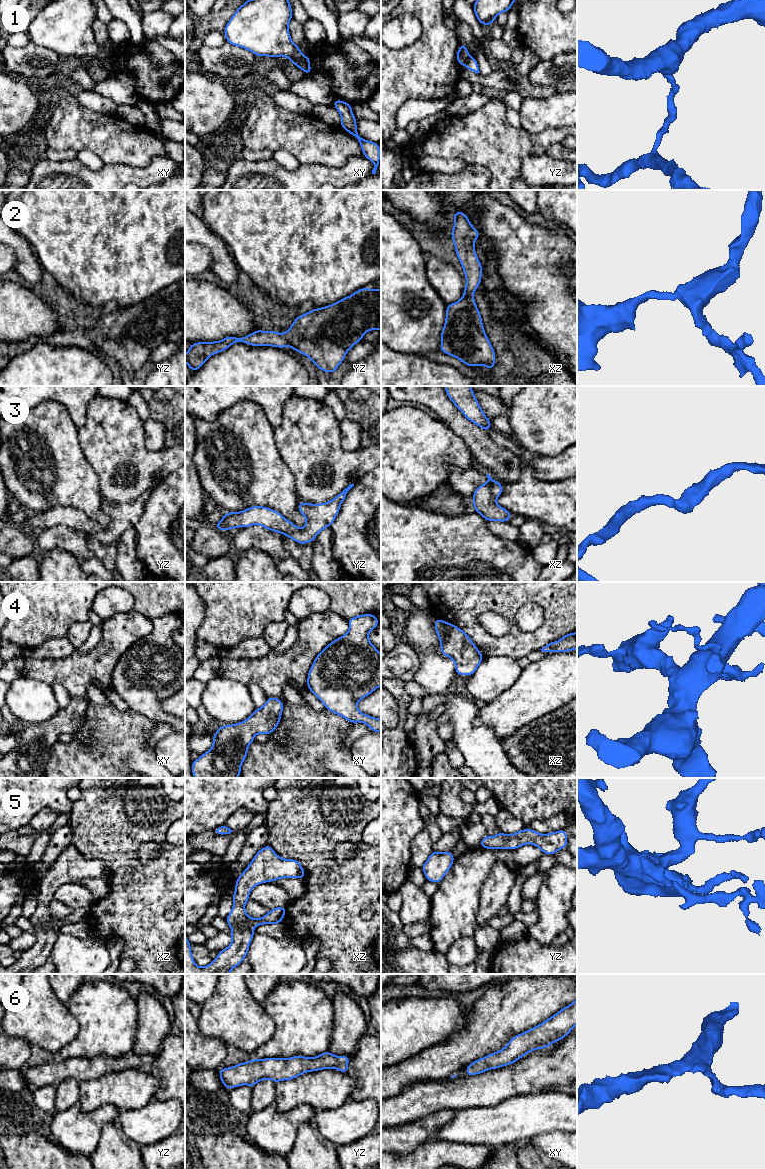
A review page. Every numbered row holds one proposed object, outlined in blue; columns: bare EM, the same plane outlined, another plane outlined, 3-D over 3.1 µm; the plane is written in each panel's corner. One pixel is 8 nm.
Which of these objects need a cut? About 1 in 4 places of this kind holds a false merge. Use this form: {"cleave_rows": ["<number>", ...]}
{"cleave_rows": ["1"]}

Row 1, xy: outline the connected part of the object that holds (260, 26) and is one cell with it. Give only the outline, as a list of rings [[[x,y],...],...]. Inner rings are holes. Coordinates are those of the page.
[[[246,0],[224,29],[226,41],[255,56],[287,57],[291,62],[303,57],[288,30],[292,19],[289,0]]]

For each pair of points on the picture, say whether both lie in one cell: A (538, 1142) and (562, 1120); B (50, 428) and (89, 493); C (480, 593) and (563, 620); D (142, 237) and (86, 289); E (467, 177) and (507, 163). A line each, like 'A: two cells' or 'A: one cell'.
A: two cells
B: one cell
C: one cell
D: one cell
E: two cells

